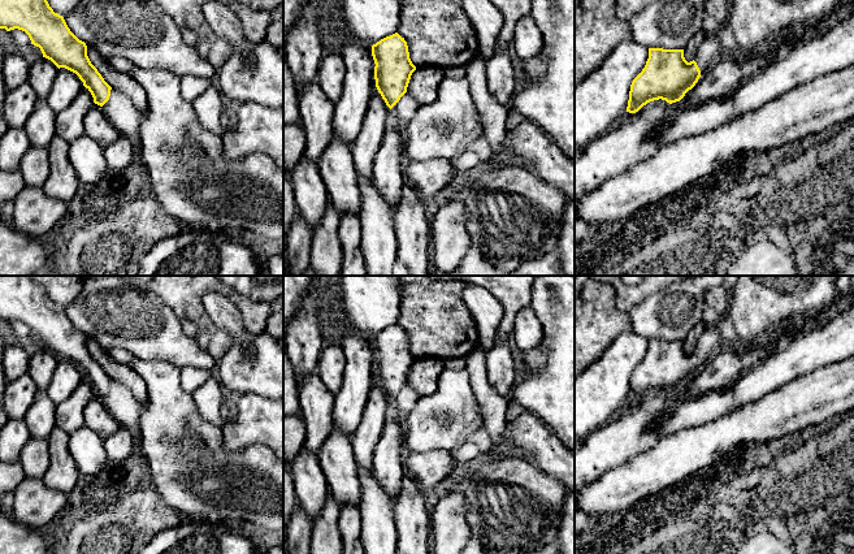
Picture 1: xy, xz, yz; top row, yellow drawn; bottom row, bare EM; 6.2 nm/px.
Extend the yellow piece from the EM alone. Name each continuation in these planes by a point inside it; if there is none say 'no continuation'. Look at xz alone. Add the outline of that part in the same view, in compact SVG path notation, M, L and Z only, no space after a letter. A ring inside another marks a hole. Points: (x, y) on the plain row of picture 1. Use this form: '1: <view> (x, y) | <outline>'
no continuation

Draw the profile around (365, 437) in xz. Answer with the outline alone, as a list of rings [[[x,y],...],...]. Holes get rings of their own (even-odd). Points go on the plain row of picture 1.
[[[374,378],[361,420],[352,433],[354,455],[360,467],[373,466],[373,453],[383,432],[390,402]]]

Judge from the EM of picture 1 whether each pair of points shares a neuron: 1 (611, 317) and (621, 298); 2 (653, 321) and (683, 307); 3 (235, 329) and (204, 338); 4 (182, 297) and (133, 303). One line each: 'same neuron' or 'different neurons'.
1: different neurons
2: same neuron
3: different neurons
4: different neurons

